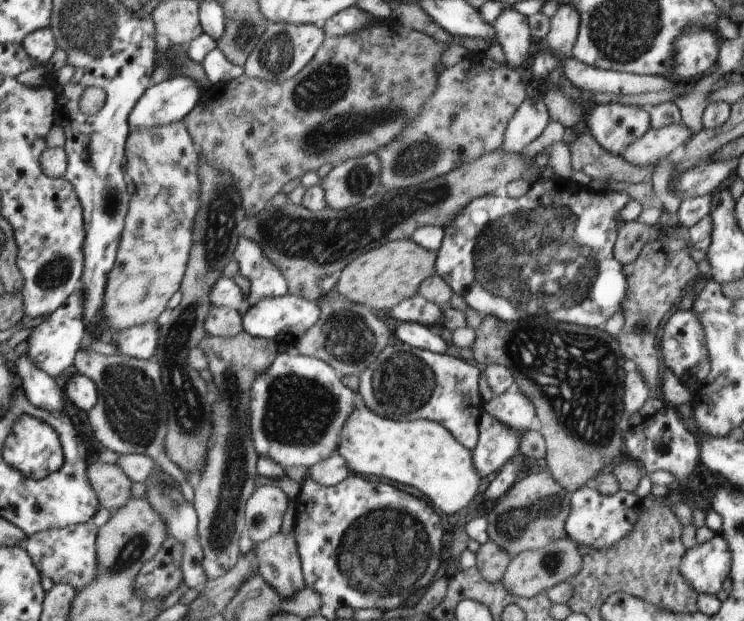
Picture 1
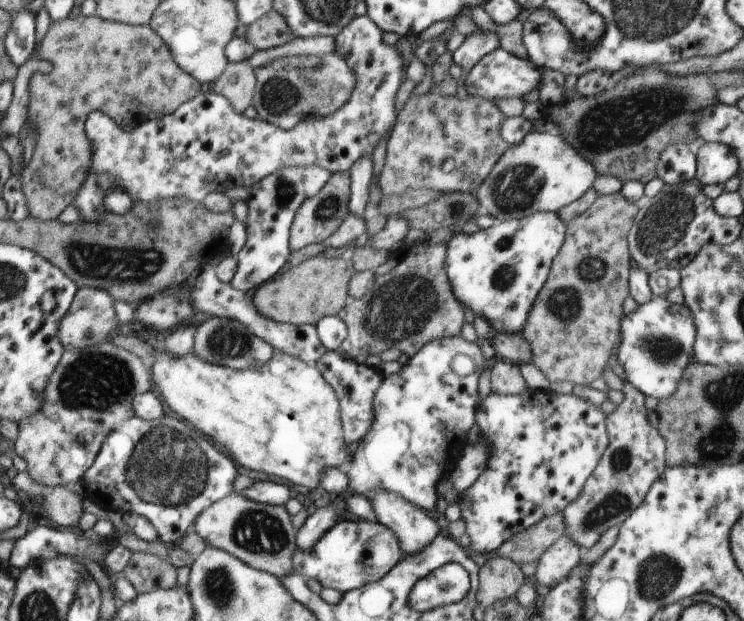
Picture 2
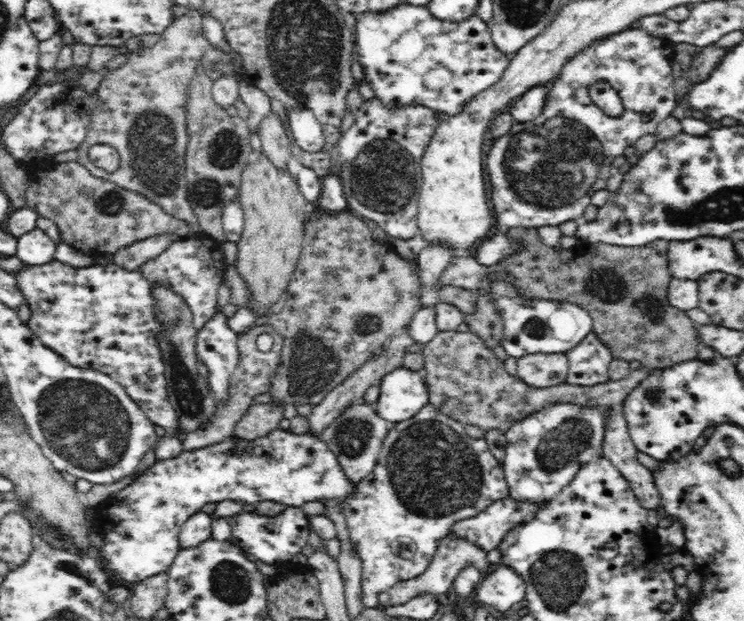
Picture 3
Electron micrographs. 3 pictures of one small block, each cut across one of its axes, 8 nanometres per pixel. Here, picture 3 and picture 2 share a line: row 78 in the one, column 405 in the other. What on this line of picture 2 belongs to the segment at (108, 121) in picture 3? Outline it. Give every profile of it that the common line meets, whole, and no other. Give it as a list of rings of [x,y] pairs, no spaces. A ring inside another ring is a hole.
[[[438,87],[420,96],[412,93],[397,114],[388,140],[386,164],[380,173],[379,188],[384,196],[416,189],[436,190],[436,194],[458,191],[475,193],[509,148],[500,135],[504,119],[500,108],[489,99],[444,97]]]

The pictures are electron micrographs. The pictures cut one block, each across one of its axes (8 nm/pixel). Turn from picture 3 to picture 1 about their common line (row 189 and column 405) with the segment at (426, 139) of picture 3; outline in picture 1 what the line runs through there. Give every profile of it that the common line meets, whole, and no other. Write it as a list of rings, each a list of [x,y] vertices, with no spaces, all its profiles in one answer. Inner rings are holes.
[[[393,340],[360,374],[357,393],[361,403],[378,416],[395,421],[436,421],[448,429],[464,448],[473,451],[478,442],[478,422],[486,403],[479,391],[481,369],[455,353],[433,353]]]

